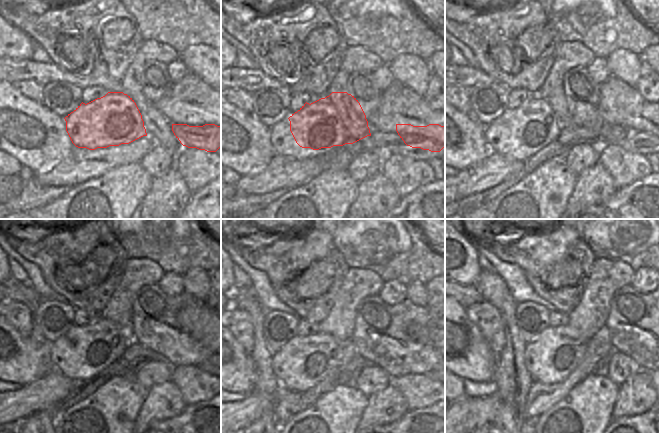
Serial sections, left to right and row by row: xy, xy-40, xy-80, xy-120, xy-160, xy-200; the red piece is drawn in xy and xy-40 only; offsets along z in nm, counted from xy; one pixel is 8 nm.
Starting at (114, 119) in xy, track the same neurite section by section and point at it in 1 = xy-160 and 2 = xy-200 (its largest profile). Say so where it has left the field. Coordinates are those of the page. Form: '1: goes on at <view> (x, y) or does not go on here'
1: goes on at xy-160 (304, 361)
2: goes on at xy-200 (529, 361)

